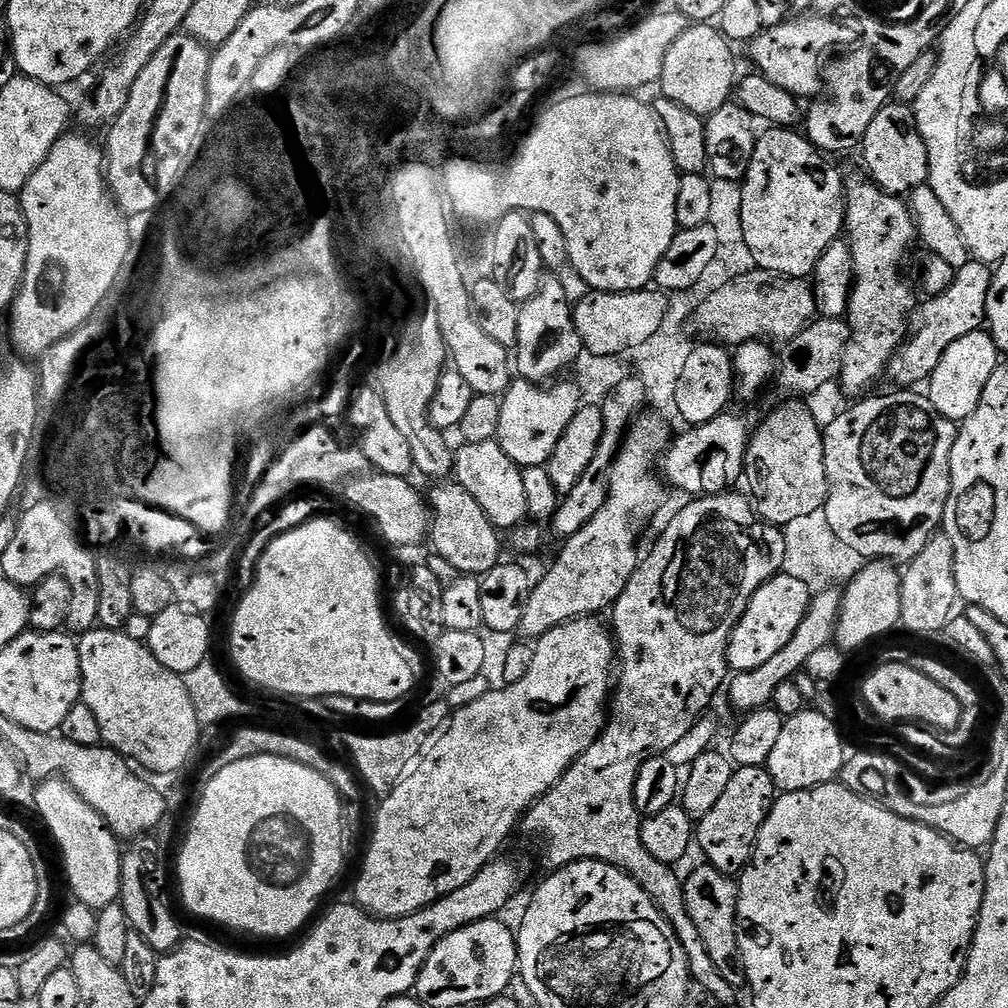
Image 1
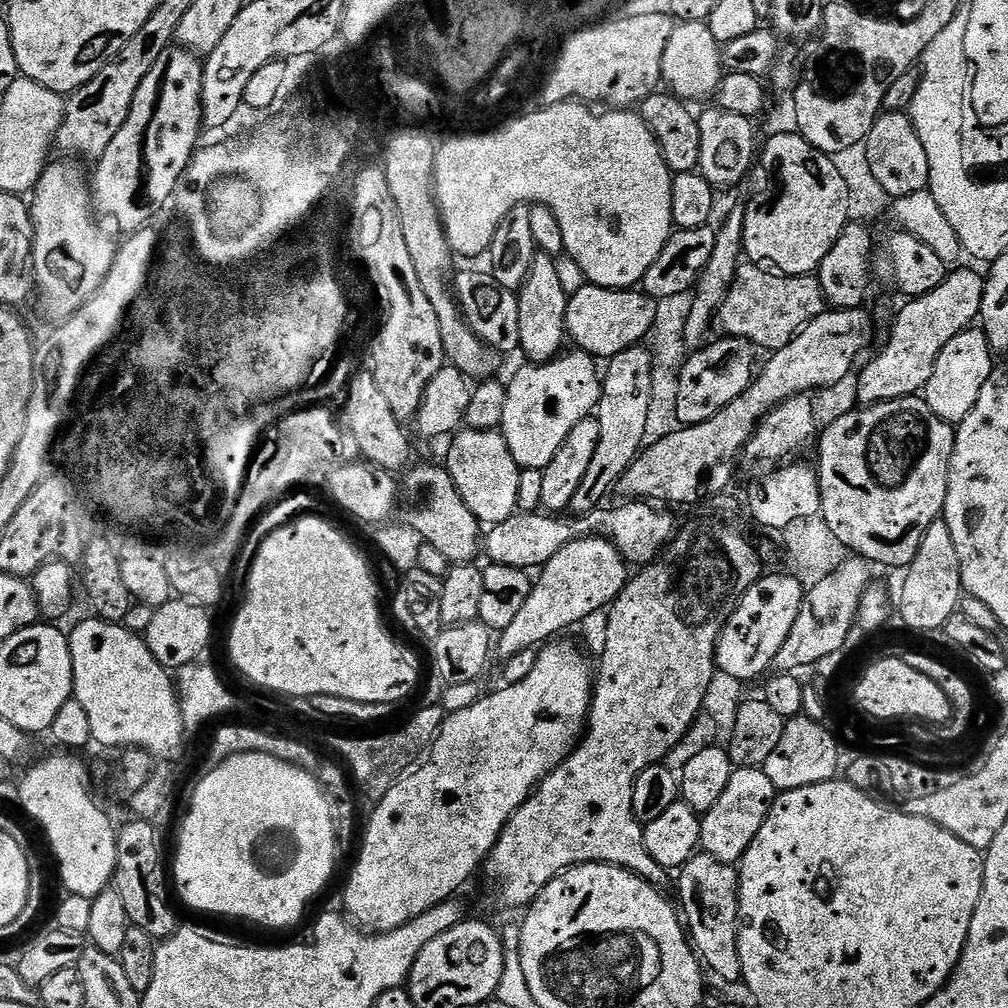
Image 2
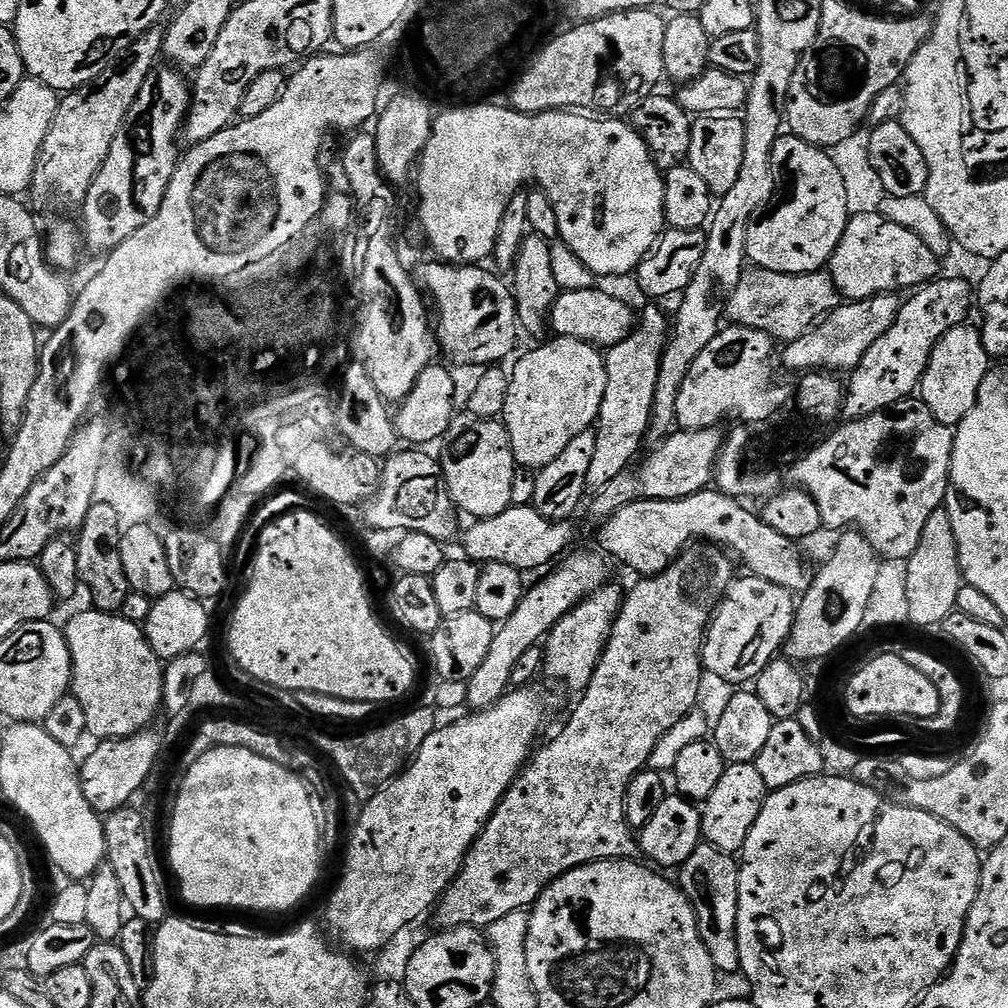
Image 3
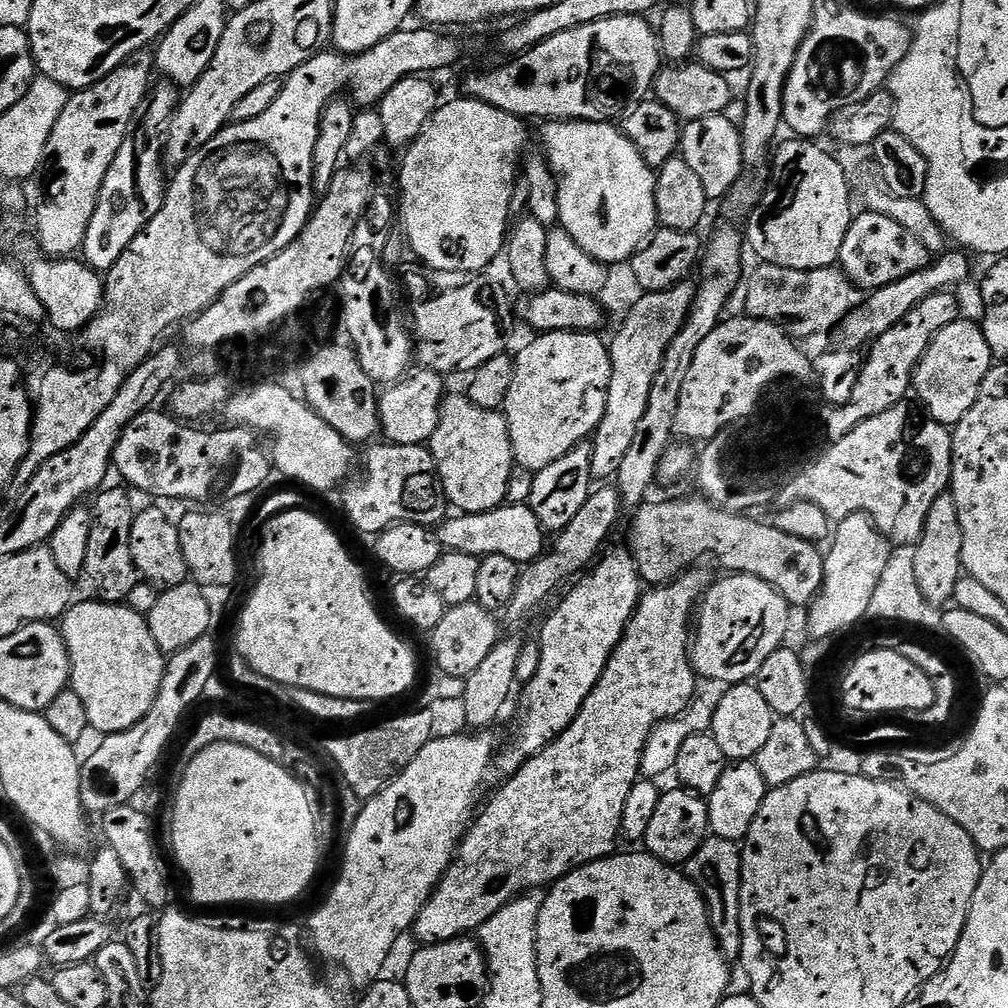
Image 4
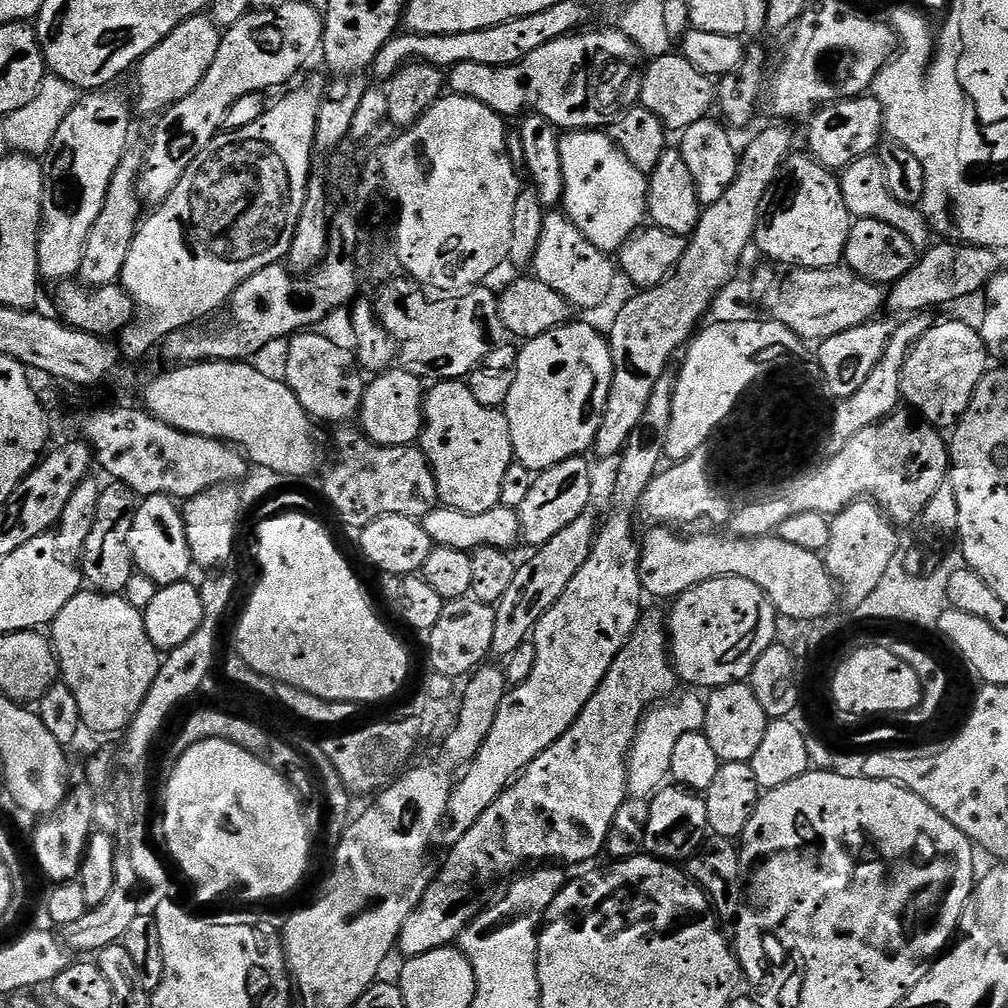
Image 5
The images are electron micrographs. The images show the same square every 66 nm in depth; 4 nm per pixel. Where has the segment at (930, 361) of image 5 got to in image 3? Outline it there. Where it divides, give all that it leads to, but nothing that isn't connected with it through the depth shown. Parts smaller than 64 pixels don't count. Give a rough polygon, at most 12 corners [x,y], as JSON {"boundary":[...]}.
{"boundary":[[959,324],[932,351],[919,399],[964,421],[990,371],[979,327]]}

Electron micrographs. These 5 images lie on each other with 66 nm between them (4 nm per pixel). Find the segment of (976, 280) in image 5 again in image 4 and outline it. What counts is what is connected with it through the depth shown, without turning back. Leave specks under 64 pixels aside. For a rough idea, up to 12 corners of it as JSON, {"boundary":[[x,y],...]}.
{"boundary":[[945,251],[867,293],[838,325],[845,349],[898,326],[931,292],[959,289],[967,258]]}

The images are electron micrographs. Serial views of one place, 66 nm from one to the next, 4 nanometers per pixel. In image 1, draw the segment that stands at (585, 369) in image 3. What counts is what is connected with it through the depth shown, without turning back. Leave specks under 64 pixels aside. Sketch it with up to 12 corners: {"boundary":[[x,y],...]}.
{"boundary":[[516,378],[498,440],[521,469],[547,465],[572,417],[547,387]]}

